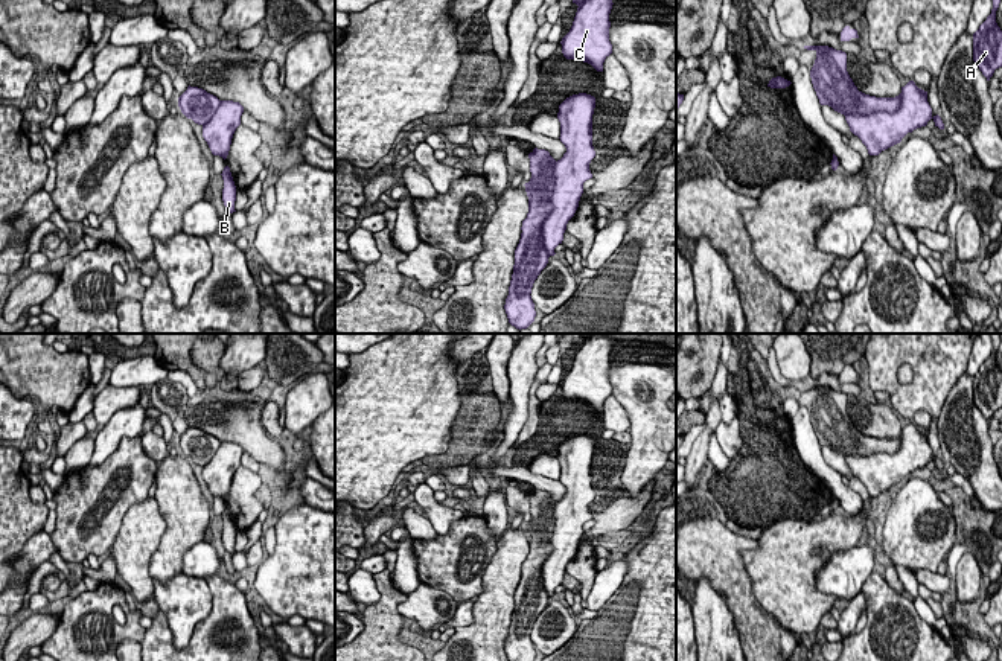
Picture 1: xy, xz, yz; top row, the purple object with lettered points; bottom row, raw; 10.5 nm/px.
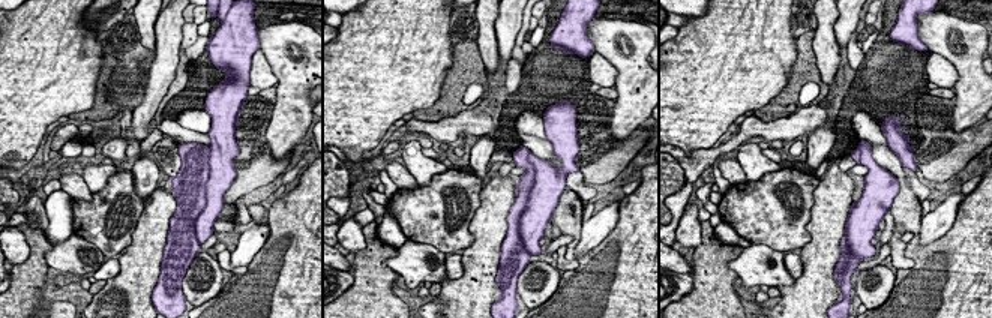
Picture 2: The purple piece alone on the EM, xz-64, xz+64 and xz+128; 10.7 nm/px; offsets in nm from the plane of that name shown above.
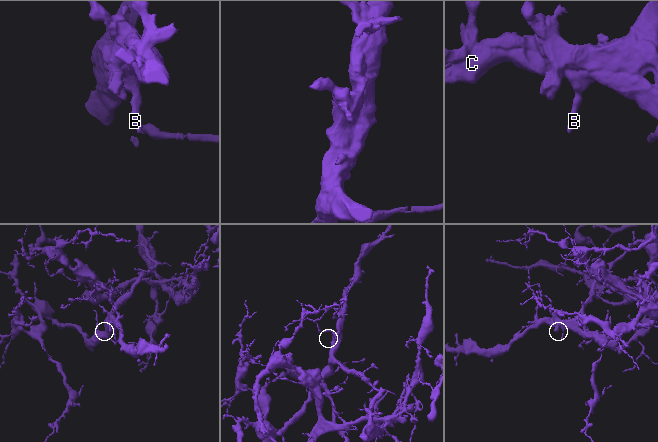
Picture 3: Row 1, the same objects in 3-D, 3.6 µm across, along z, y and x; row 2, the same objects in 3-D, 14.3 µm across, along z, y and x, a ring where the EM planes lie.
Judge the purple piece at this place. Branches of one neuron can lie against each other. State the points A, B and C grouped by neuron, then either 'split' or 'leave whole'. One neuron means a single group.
A / B C | split

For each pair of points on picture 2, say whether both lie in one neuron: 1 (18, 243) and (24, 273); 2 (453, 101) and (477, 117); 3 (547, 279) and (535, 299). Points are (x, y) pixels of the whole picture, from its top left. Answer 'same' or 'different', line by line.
1: different
2: different
3: same

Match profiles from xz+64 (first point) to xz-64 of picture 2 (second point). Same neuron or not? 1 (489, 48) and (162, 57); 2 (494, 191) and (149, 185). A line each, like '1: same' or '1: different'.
1: different
2: different

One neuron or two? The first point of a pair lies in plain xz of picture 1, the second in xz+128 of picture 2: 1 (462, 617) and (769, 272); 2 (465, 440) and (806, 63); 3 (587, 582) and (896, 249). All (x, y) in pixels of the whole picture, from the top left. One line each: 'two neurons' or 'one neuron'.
1: two neurons
2: one neuron
3: two neurons

